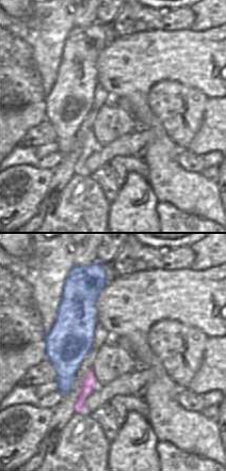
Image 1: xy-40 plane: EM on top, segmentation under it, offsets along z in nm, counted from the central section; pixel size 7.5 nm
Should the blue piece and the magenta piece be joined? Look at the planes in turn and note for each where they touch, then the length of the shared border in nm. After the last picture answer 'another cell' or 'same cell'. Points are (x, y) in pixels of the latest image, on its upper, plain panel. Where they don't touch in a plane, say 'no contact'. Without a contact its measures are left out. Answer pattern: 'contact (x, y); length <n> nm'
no contact

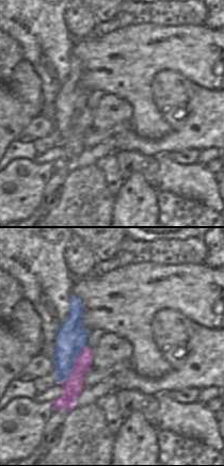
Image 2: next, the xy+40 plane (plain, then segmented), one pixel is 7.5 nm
contact (73, 126); length 360 nm

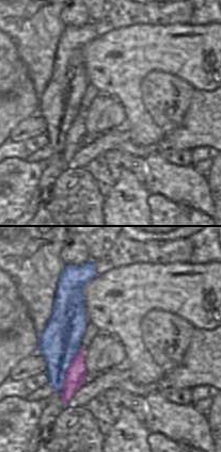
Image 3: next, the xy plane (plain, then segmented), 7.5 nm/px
contact (66, 131); length 380 nm

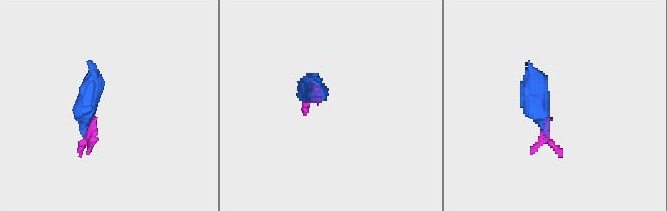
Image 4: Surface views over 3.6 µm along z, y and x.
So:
same cell

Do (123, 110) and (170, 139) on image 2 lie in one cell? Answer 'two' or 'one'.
two

